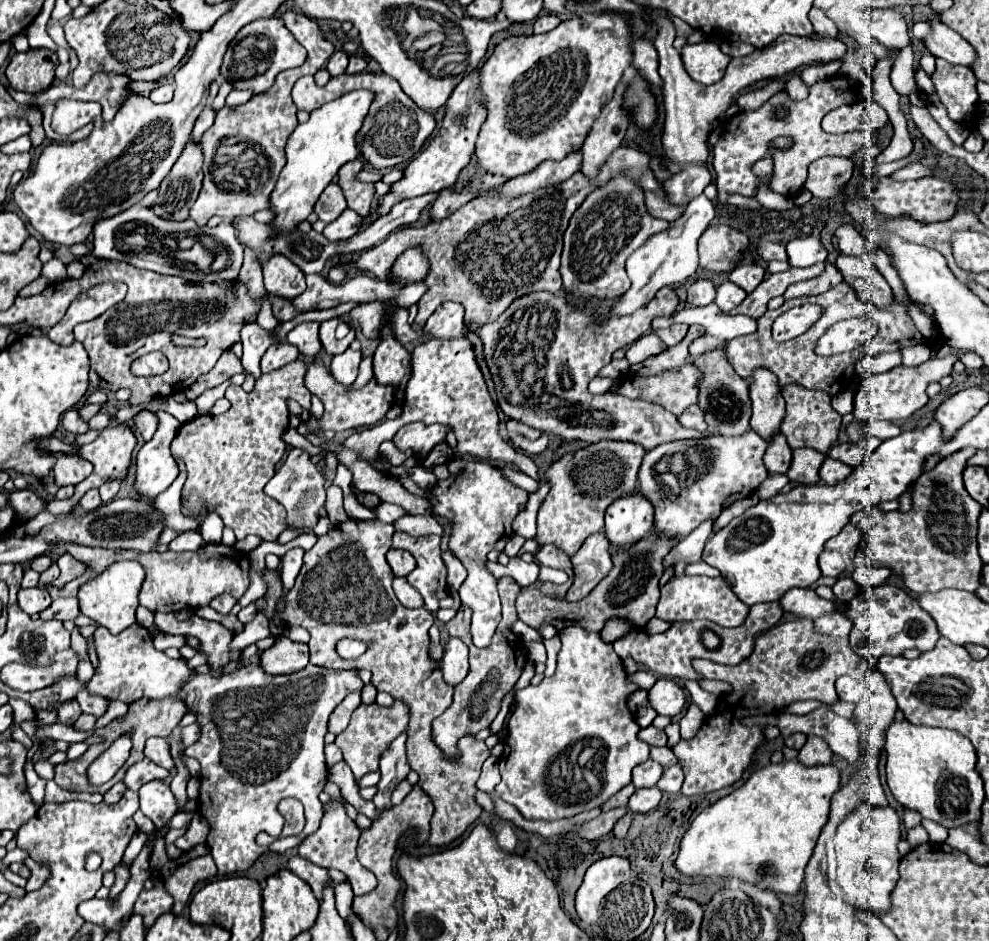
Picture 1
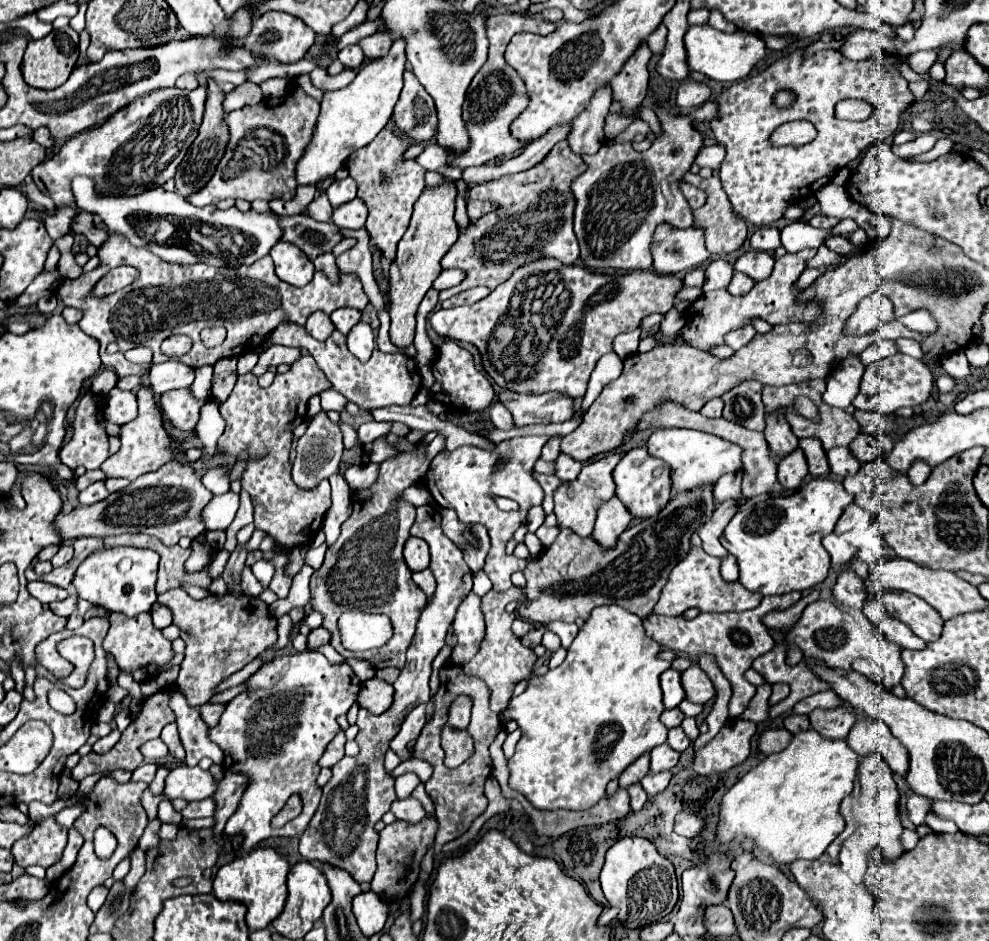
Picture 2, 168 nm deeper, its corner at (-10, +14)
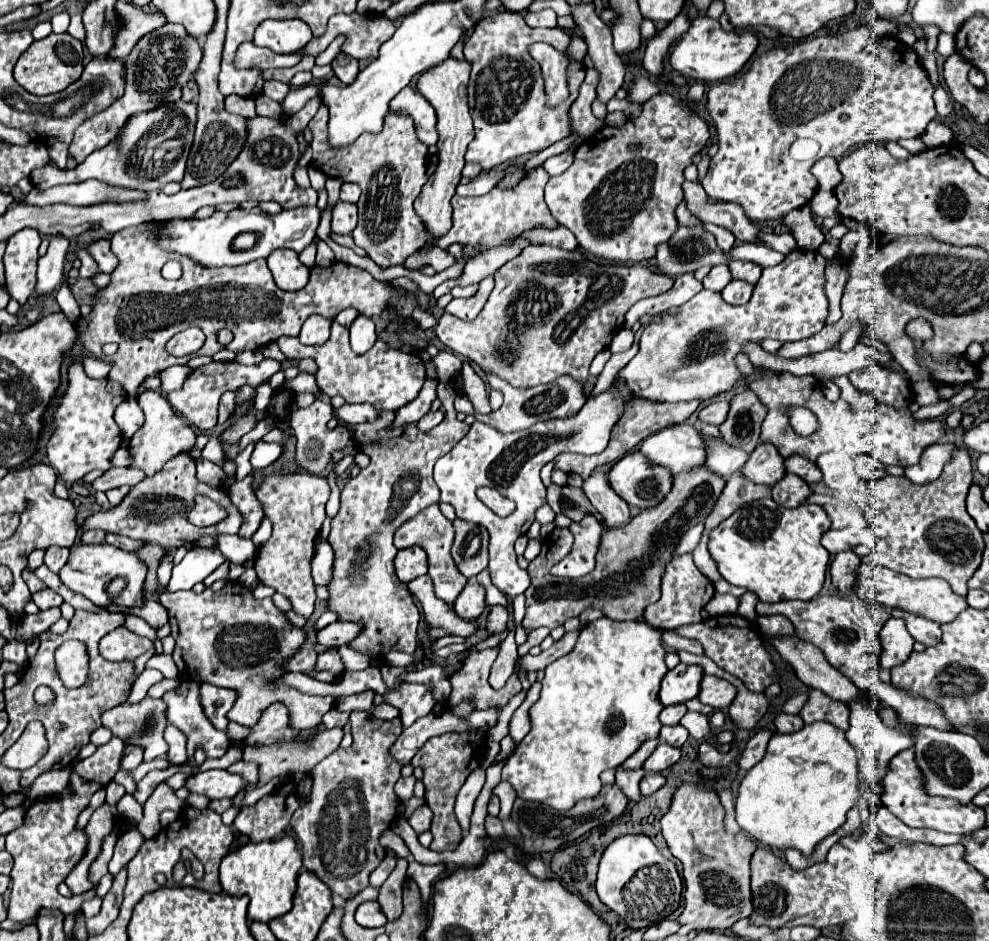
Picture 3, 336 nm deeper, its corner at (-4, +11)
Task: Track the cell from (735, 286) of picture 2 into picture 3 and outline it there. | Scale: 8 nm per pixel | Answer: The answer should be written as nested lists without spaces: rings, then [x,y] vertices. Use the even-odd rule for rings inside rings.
[[[732,279],[732,281],[728,283],[728,287],[722,289],[722,297],[724,297],[724,301],[730,303],[730,305],[744,305],[744,303],[750,301],[752,291],[754,291],[754,287],[752,287],[750,283]]]

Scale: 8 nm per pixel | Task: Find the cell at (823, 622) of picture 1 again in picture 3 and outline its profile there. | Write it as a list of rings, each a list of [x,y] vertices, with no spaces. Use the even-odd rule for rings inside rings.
[[[840,551],[838,555],[832,557],[830,563],[830,575],[832,575],[832,583],[838,591],[852,595],[852,587],[854,587],[854,571],[860,565],[860,557],[854,551]]]

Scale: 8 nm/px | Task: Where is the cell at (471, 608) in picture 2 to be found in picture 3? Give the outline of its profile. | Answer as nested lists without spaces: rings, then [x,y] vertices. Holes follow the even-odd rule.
[[[470,579],[466,583],[466,589],[462,589],[458,599],[454,601],[454,609],[464,619],[478,619],[486,607],[484,599],[486,599],[484,587],[476,579]]]

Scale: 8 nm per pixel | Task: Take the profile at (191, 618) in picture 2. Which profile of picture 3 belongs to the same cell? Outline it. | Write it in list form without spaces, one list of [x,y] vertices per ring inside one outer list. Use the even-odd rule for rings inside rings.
[[[230,581],[220,591],[204,589],[200,595],[194,591],[164,591],[160,603],[170,613],[172,637],[176,639],[172,657],[182,673],[180,677],[236,691],[236,703],[228,711],[228,721],[254,727],[266,707],[284,703],[290,711],[290,725],[302,731],[318,727],[324,713],[334,707],[332,695],[306,695],[288,685],[274,685],[286,673],[286,659],[306,641],[306,629],[294,627],[284,611],[272,603],[272,597],[254,599],[252,589]]]

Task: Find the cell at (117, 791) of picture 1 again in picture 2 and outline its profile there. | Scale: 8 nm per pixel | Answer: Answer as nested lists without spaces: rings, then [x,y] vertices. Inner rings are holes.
[[[148,762],[148,764],[142,764],[140,768],[136,768],[134,772],[132,772],[132,782],[152,782],[152,778],[154,778],[154,774],[156,774],[156,768],[158,768],[158,764],[154,764],[154,762]]]

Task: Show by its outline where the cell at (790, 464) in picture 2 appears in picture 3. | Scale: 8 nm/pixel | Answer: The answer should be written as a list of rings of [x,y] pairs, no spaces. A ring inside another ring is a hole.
[[[784,475],[780,483],[774,485],[772,489],[772,499],[782,505],[782,507],[800,507],[806,503],[806,499],[812,495],[808,483],[800,479],[798,475]]]

